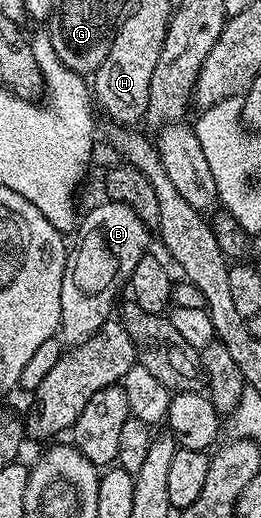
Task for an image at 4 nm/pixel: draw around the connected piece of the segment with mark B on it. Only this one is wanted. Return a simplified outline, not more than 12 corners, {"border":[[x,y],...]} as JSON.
{"border":[[104,201],[76,228],[59,338],[85,343],[114,314],[150,228]]}

